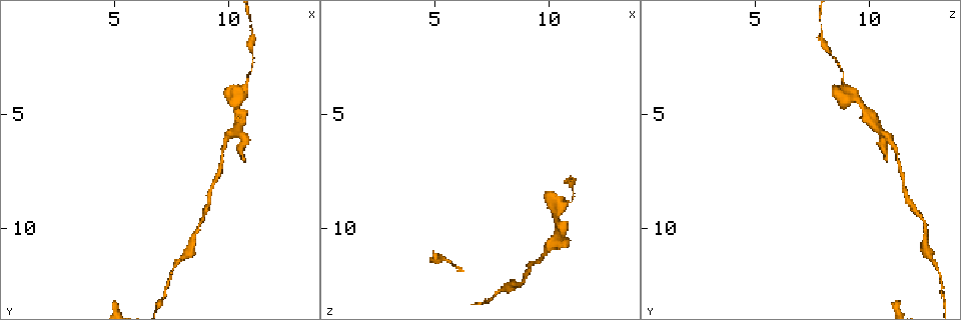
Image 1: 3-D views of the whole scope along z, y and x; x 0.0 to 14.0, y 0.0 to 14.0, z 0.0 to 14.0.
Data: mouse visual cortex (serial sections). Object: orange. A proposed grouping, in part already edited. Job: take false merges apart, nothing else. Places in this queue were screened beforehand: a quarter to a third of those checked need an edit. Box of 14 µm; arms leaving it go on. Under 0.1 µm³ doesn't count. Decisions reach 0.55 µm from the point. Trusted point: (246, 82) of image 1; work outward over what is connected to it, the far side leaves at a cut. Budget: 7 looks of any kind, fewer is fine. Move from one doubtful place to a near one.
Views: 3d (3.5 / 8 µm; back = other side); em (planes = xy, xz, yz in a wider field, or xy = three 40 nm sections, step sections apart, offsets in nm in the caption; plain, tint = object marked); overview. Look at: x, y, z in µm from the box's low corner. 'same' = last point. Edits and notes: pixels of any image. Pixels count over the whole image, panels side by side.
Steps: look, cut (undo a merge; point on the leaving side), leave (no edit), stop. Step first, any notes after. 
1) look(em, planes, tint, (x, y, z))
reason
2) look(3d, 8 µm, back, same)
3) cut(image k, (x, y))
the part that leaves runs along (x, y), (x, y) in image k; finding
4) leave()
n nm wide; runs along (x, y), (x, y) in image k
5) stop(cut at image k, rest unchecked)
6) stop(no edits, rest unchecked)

look(3d, 3.5 µm, (10.7, 4.9, 10.0))
sharp bend

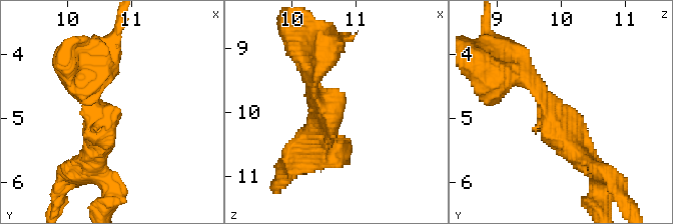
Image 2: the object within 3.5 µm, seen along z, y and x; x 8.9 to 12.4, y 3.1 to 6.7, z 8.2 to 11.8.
look(em, xy, step 2, tint, (10.60, 5.00, 10.10))

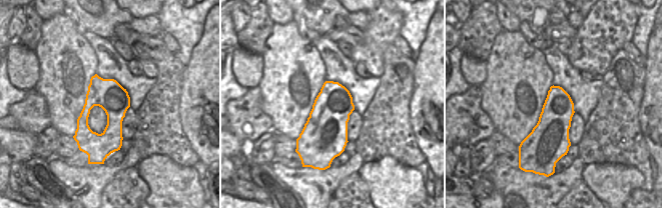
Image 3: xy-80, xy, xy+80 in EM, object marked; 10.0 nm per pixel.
leave()
arms of 250, 350 nm; continuous, no second cell

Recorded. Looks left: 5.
look(3d, 8 µm, (8.7, 9.9, 12.5))
thin neck

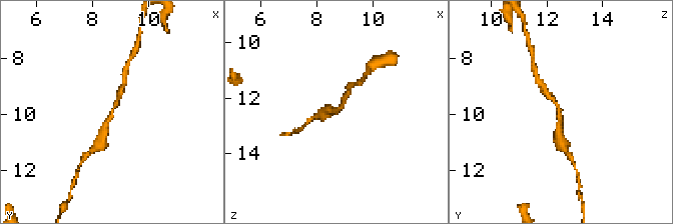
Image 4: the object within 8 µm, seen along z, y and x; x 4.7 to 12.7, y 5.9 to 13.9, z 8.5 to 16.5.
look(em, planes, tint, (8.8, 9.8, 12.4))
need the tissue

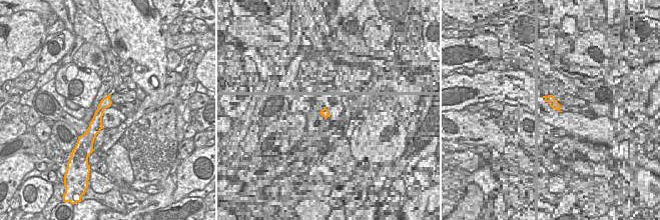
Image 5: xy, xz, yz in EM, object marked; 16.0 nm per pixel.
leave()
runs along (123, 86), (102, 136) in image 4; all the same cell

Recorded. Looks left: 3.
look(3d, 3.5 µm, (7.1, 13.1, 13.3))
thin neck

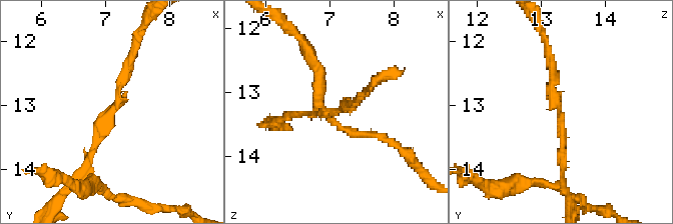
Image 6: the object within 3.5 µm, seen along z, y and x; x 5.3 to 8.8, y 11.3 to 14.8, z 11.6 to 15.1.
look(em, planes, tint, (7.05, 13.10, 13.25))
arms of 150, 150 nm

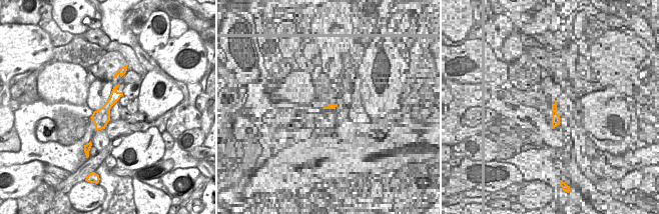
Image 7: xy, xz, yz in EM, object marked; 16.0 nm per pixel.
cut(image 6, (316, 80))
280 nm wide; a second cell is stuck on

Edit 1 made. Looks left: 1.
stop(cut at image 6, rest unchecked)

